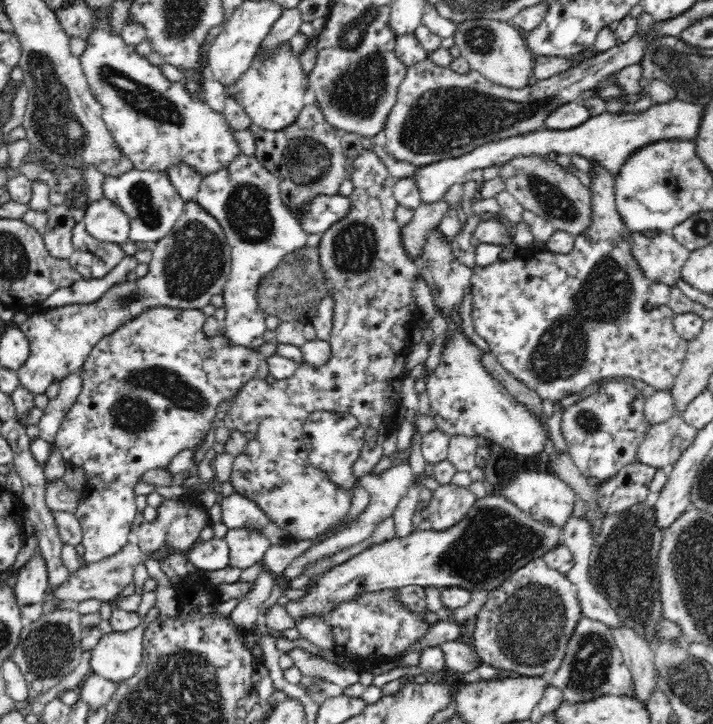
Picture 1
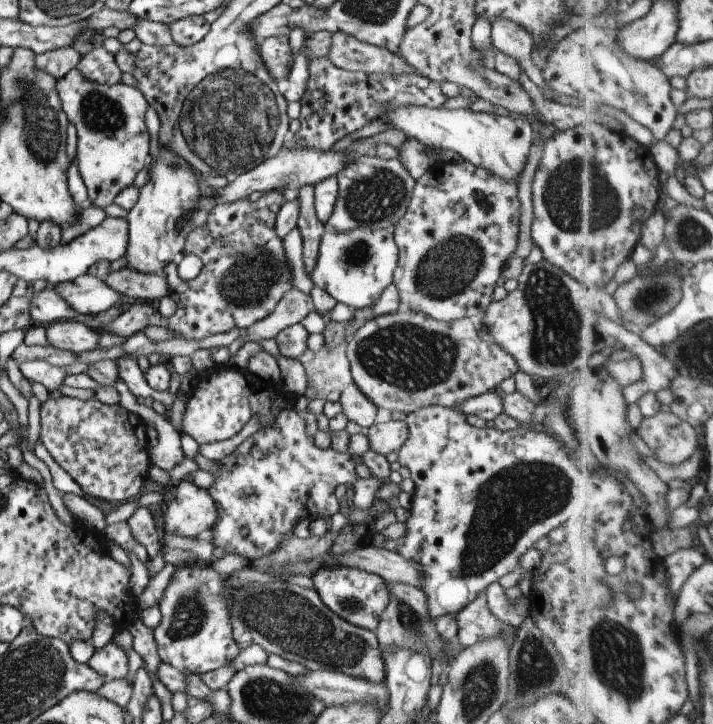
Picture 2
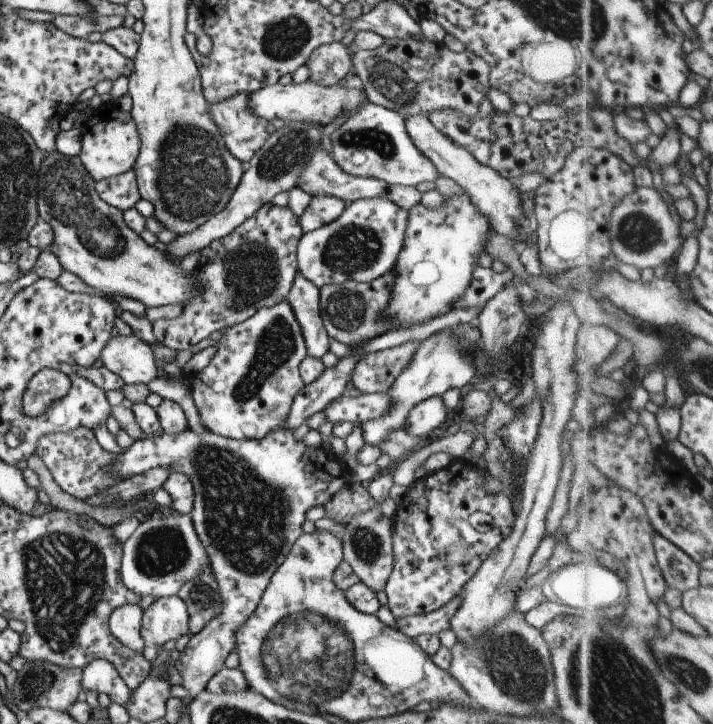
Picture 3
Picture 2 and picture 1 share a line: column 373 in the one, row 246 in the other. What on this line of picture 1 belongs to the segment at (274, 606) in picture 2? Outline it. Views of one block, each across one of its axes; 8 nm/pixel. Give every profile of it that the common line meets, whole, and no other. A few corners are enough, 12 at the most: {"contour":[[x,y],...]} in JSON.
{"contour":[[631,232],[631,252],[646,278],[670,288],[691,253],[663,232]]}

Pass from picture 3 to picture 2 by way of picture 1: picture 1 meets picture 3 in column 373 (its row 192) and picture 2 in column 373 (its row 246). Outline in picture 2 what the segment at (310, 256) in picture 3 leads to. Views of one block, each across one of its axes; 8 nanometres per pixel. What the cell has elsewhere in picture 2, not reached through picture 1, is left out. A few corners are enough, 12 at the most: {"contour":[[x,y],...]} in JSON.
{"contour":[[392,229],[325,231],[313,283],[372,307],[398,262]]}

